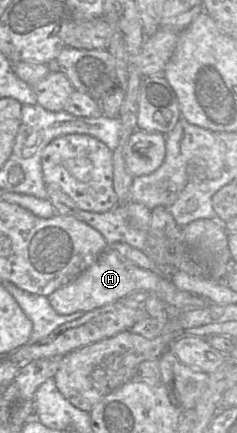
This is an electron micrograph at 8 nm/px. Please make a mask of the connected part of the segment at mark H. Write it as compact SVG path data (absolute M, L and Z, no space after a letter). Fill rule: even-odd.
M108 248L94 264L82 272L76 279L55 290L47 298L57 313L68 315L77 311L88 312L100 308L121 300L134 292L154 293L165 304L179 311L203 309L212 304L205 298L179 290L168 277L163 277L150 270L140 268L121 256L113 248Z

